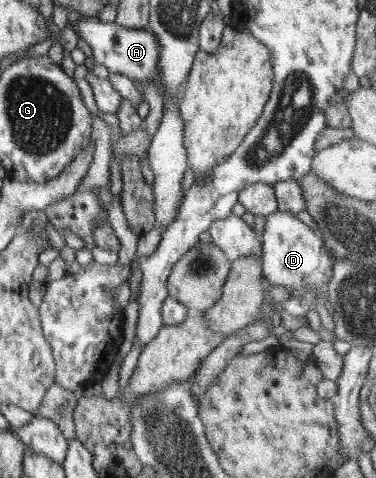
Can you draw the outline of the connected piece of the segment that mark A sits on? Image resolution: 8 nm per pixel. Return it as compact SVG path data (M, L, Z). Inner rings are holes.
M87 17L74 25L74 31L76 41L83 38L91 47L96 65L105 66L110 74L129 76L143 84L152 83L160 94L164 93L155 65L159 61L160 45L151 28L129 29L116 22L104 23L96 17Z

